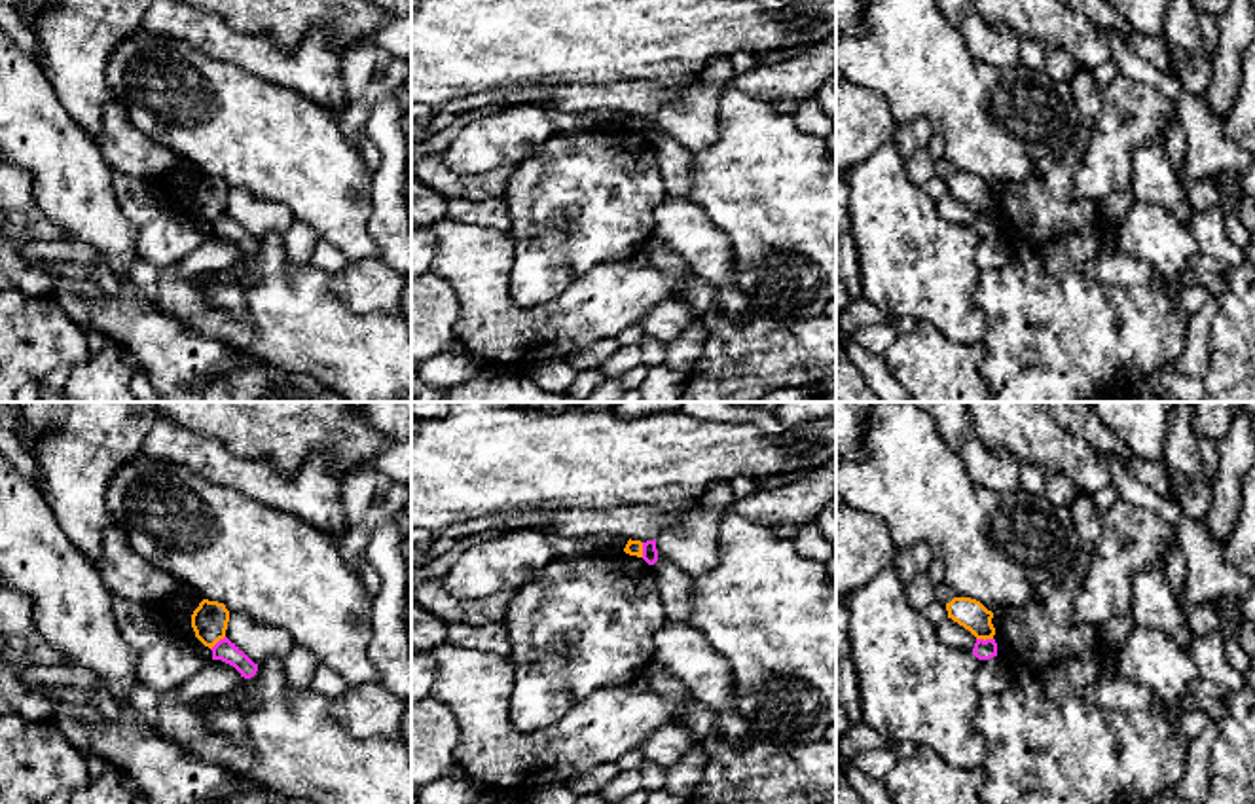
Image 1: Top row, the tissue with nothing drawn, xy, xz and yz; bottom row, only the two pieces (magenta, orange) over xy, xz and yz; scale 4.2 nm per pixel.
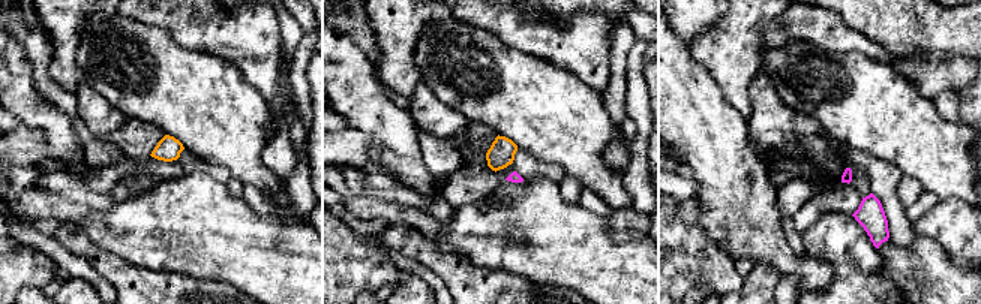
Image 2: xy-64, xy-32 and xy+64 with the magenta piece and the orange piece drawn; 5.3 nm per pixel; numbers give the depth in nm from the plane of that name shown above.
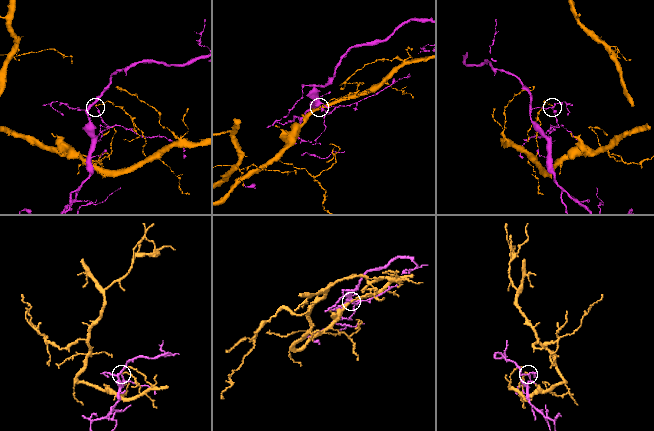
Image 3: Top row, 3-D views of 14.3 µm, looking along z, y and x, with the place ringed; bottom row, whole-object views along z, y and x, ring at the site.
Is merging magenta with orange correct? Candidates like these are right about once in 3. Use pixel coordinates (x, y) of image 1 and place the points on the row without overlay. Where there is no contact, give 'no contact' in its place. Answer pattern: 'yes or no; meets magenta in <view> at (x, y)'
no; meets magenta in yz at (982, 215)

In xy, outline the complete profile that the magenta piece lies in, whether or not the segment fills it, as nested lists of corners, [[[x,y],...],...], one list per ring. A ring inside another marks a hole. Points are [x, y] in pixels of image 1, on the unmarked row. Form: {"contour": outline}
{"contour": [[[227,212],[220,214],[212,224],[212,235],[222,235],[233,241],[241,252],[250,254],[258,247],[258,239],[254,239],[235,218]]]}

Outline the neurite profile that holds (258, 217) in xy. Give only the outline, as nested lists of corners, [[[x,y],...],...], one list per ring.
[[[229,190],[226,212],[254,239],[267,233],[282,235],[296,220],[288,207],[264,201],[246,190]]]

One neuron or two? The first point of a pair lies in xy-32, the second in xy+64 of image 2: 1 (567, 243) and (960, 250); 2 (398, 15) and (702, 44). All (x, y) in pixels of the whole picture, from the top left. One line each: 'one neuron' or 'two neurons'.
1: two neurons
2: one neuron

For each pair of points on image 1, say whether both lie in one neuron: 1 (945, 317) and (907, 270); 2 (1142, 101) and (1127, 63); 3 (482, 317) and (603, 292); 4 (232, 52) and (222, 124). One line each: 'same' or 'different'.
1: same
2: different
3: same
4: different

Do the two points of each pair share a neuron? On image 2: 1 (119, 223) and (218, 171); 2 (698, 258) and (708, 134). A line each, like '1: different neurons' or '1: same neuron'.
1: different neurons
2: different neurons

